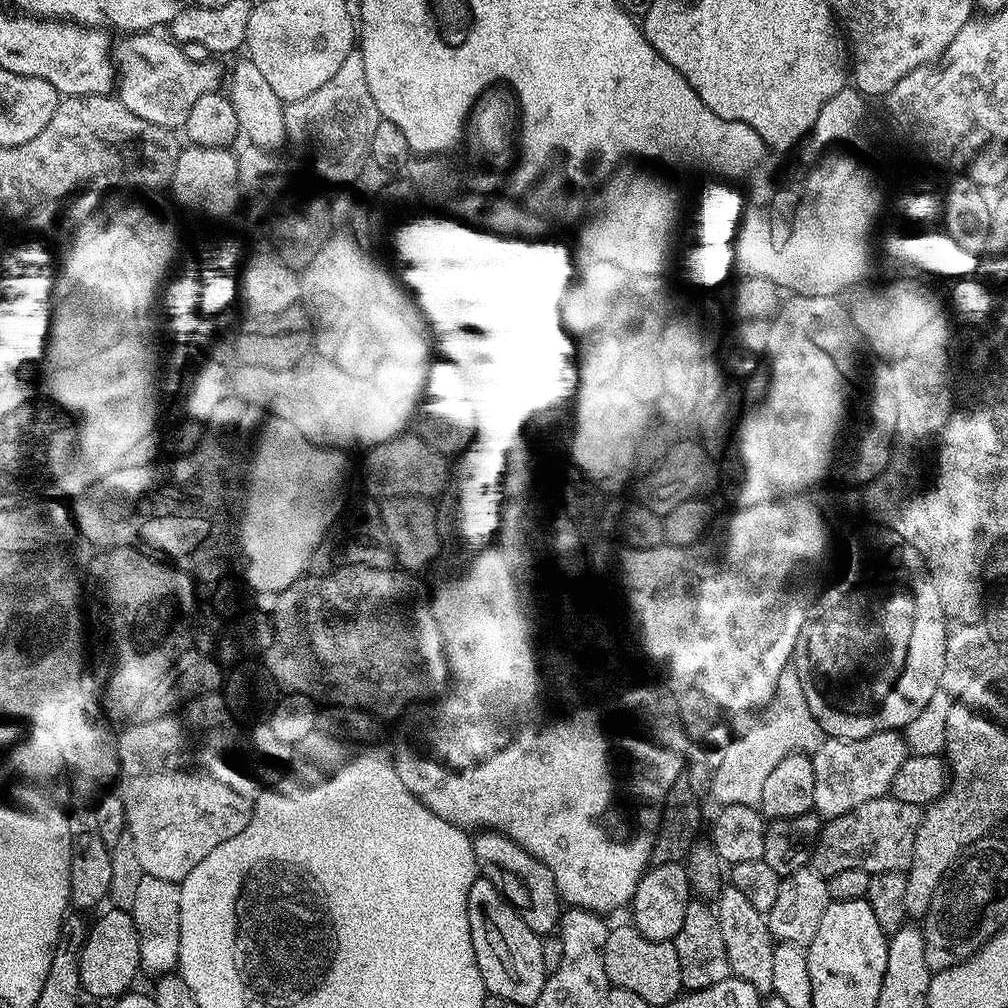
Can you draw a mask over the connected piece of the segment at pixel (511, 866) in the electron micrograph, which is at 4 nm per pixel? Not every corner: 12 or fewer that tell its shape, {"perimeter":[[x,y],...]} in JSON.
{"perimeter":[[477,831],[479,875],[541,938],[560,926],[550,866],[500,832]]}

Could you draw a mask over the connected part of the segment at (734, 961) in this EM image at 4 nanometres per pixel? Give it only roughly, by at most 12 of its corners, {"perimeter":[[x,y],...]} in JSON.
{"perimeter":[[728,882],[714,900],[730,970],[772,992],[765,913]]}

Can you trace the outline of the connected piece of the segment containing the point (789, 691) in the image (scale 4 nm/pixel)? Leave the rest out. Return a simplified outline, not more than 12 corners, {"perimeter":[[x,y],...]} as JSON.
{"perimeter":[[795,666],[733,735],[712,773],[717,805],[757,807],[787,756],[815,752],[824,727]]}

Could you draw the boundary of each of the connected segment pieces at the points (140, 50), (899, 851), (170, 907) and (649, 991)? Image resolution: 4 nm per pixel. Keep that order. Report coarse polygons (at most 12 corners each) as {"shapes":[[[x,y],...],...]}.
{"shapes":[[[134,32],[115,45],[118,99],[138,118],[183,129],[217,91],[211,59]],[[891,794],[831,817],[810,866],[904,872],[921,805]],[[146,876],[130,909],[141,973],[179,965],[180,886]],[[628,922],[609,931],[604,965],[611,987],[650,1006],[684,988],[678,950]]]}

